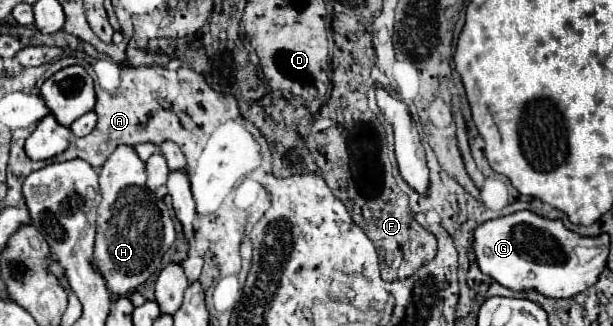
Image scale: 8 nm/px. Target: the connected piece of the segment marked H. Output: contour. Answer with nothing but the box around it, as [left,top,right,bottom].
[95,144,175,296]

